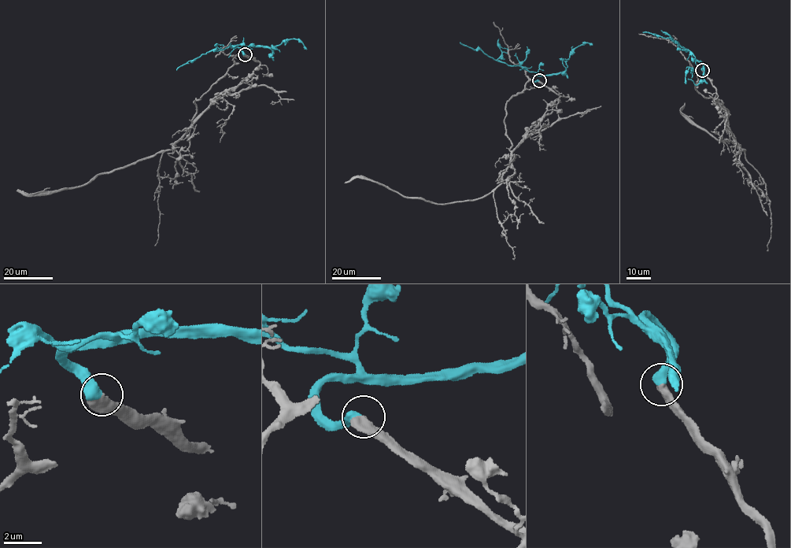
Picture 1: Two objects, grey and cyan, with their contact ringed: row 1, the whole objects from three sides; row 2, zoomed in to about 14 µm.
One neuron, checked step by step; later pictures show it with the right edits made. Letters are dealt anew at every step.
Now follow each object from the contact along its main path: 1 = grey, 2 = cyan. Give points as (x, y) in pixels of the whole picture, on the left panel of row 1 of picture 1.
1: (245, 54), (260, 65), (242, 82), (217, 98), (174, 147), (100, 172), (79, 186), (31, 196), (16, 190)
2: (245, 54), (240, 49), (245, 47), (231, 46), (202, 53), (176, 70)

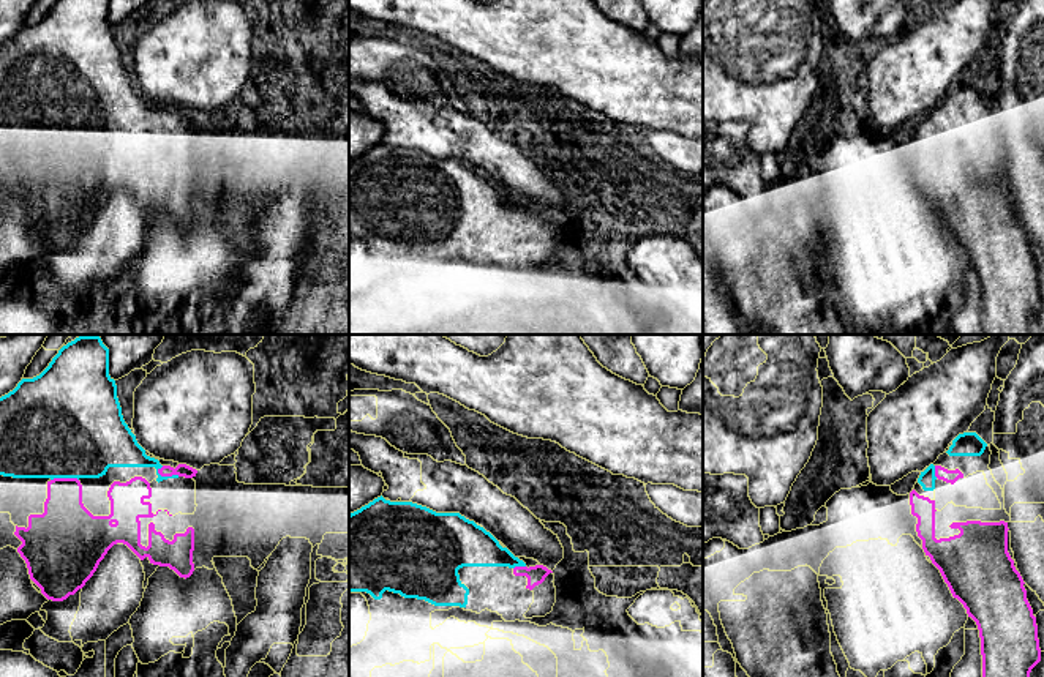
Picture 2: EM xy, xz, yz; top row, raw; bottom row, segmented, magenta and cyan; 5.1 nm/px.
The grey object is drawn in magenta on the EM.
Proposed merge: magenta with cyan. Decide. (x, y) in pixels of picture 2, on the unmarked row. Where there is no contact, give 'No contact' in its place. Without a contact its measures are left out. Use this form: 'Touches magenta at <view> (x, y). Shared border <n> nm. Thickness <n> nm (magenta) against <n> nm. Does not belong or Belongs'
Touches magenta at xy (168, 122). Shared border 120 nm. Thickness 70 nm (magenta) against 160 nm. Belongs

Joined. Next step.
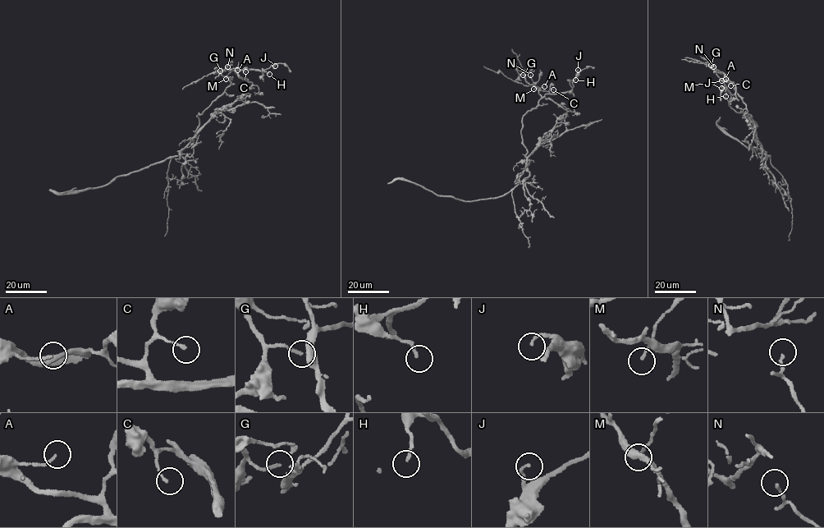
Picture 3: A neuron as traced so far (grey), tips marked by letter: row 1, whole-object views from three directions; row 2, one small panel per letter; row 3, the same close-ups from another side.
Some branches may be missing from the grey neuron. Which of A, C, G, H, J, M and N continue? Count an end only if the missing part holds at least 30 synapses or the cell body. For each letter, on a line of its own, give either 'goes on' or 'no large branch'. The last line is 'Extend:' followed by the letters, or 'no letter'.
A: no large branch
C: no large branch
G: no large branch
H: no large branch
J: no large branch
M: no large branch
N: no large branch
Extend: no letter

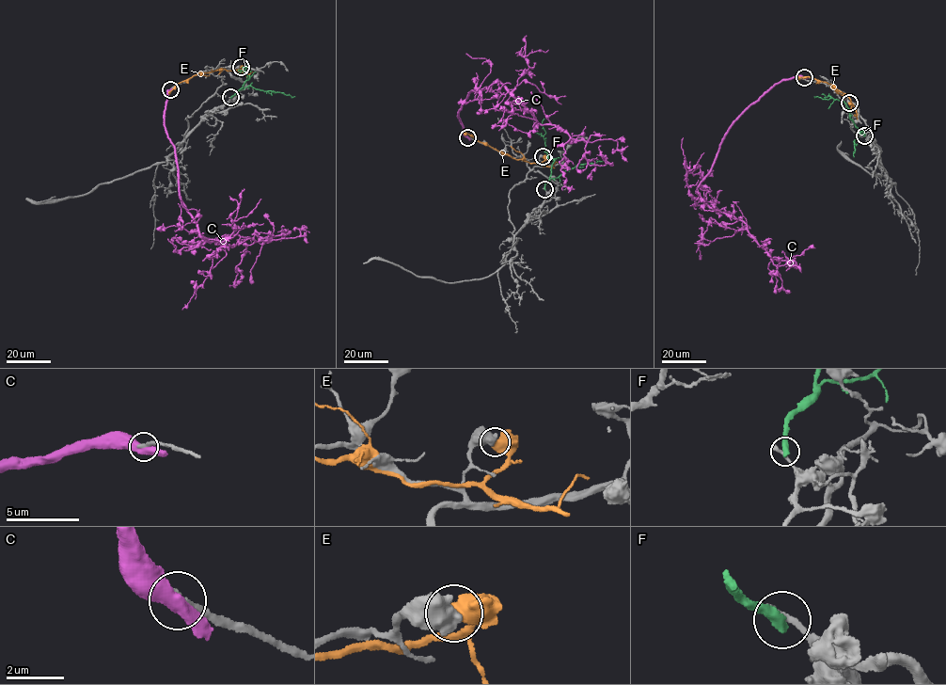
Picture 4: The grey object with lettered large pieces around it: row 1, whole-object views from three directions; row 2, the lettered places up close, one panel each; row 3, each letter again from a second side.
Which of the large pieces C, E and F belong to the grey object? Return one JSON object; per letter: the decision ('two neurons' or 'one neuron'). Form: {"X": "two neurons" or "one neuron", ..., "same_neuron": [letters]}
{"C": "two neurons", "E": "two neurons", "F": "two neurons", "same_neuron": []}

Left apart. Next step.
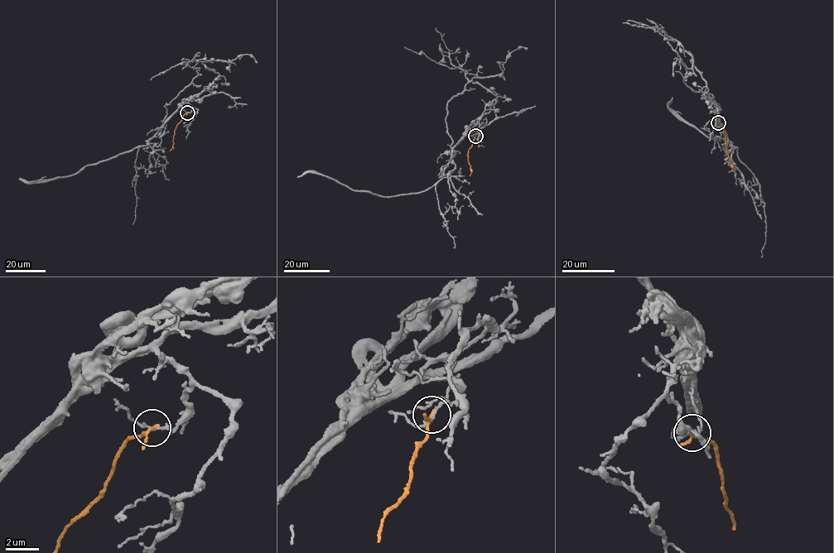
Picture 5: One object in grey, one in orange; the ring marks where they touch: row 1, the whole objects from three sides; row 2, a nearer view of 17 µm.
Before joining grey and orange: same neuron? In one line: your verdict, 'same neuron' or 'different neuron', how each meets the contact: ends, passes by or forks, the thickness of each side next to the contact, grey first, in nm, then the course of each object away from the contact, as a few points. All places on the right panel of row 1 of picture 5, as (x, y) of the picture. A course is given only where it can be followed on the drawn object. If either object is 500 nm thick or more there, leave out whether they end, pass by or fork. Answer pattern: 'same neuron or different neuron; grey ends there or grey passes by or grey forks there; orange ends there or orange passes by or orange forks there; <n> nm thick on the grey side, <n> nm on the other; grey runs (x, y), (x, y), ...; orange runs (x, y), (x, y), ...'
different neuron; grey passes by; orange passes by; 140 nm thick on the grey side, 150 nm on the other; grey runs (718, 122), (715, 115), (718, 109), (717, 122), (731, 147), (738, 148), (678, 119), (668, 108), (672, 98); orange runs (718, 122), (722, 125), (730, 165), (735, 170)

